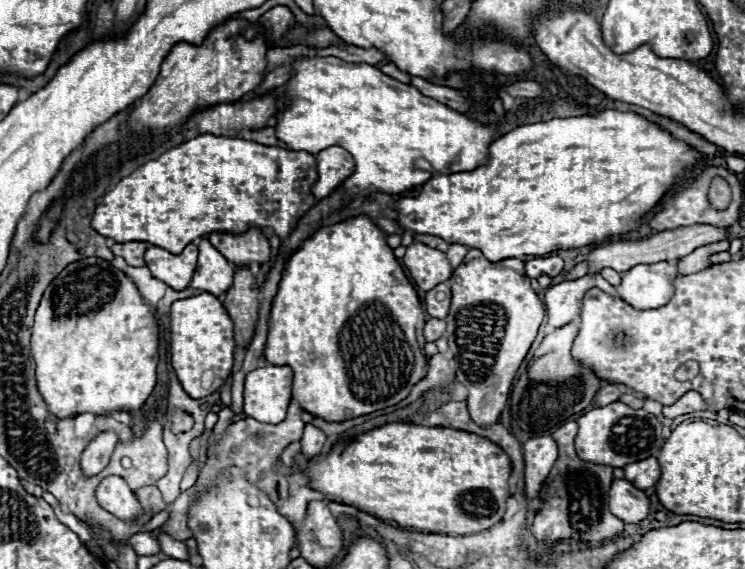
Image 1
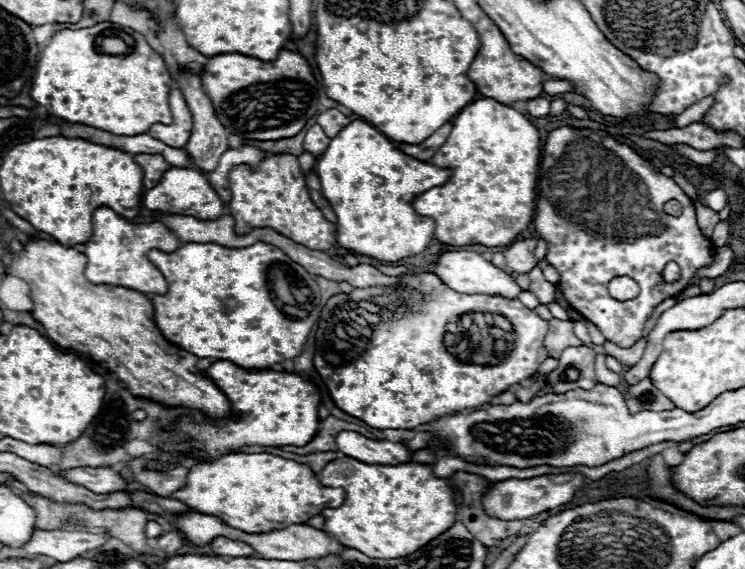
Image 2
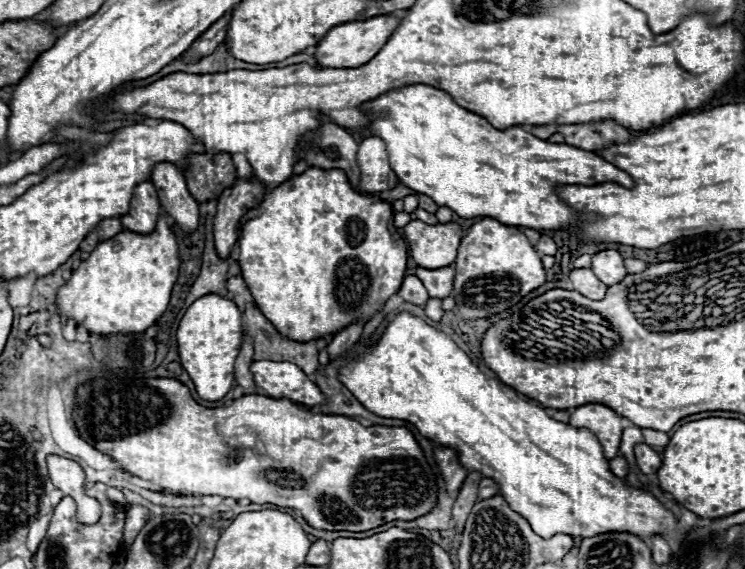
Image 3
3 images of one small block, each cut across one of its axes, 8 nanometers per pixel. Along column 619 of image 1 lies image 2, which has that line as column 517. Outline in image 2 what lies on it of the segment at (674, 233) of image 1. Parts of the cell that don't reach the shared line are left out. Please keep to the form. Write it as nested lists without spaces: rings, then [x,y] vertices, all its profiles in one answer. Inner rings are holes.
[[[520,240],[516,244],[512,244],[506,252],[506,264],[512,272],[530,272],[536,266],[536,256],[534,256],[534,248],[536,248],[536,240]]]

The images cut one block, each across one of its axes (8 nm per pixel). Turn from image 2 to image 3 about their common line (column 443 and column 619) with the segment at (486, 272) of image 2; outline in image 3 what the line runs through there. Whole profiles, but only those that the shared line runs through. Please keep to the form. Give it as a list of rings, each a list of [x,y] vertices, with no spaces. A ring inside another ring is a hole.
[[[602,250],[592,256],[592,270],[606,286],[612,286],[628,274],[622,266],[622,260],[624,258],[616,250]]]

